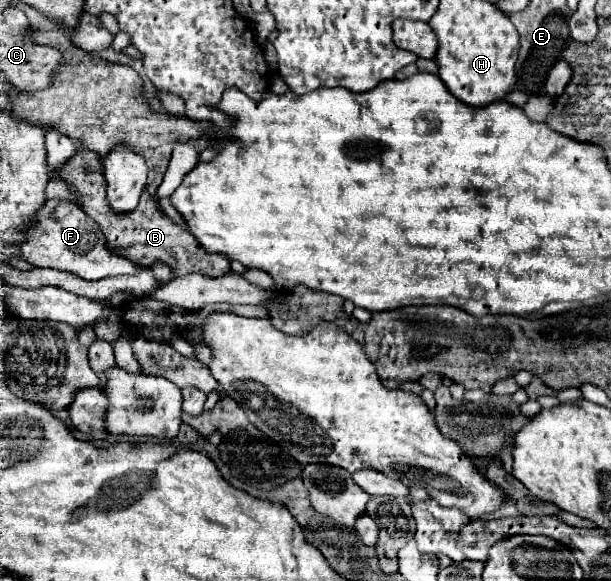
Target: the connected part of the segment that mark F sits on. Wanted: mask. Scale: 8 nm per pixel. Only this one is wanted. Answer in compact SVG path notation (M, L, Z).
M49 199L45 207L41 207L37 213L37 235L33 235L33 239L29 239L29 243L19 249L23 251L23 259L35 267L73 273L85 281L99 281L111 275L135 275L139 267L135 261L117 255L107 247L101 227L79 205L61 199Z

